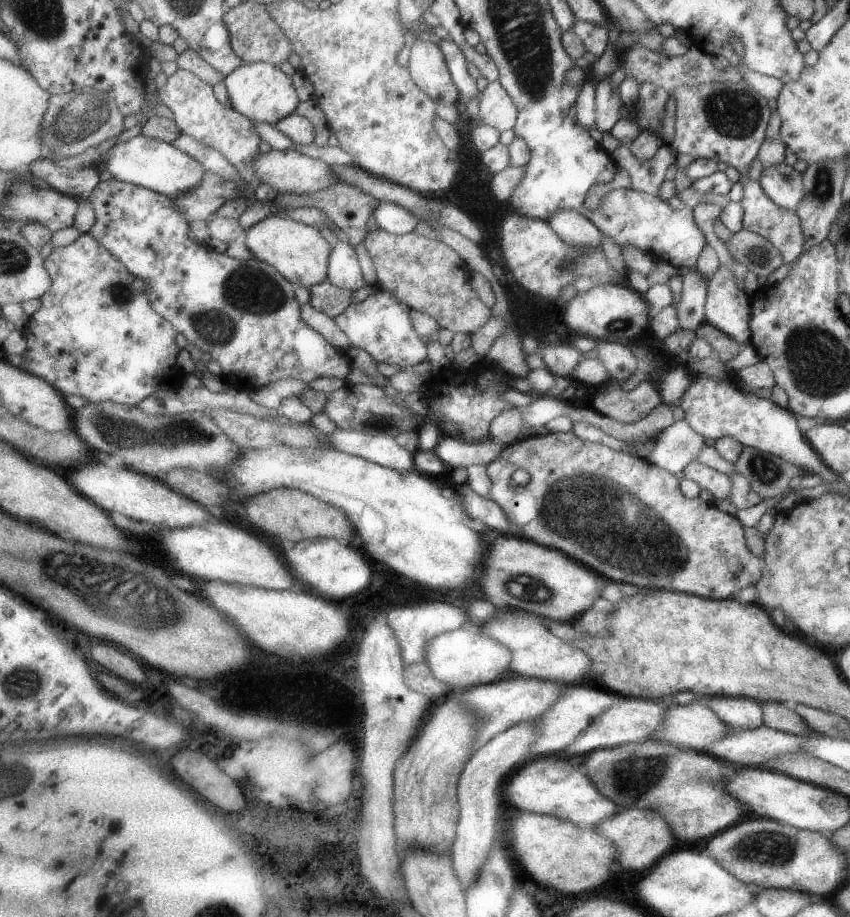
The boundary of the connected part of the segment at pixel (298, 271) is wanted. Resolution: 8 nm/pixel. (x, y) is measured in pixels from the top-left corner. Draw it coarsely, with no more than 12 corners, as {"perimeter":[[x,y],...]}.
{"perimeter":[[271,215],[247,230],[255,257],[299,287],[328,280],[333,246],[317,227]]}

